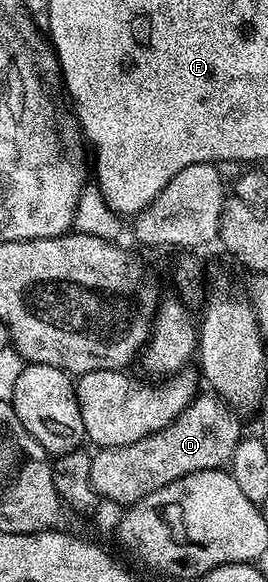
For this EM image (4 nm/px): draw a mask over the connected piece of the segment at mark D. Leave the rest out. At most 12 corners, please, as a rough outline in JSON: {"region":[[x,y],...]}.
{"region":[[199,393],[164,428],[92,458],[99,499],[125,508],[225,467],[244,431]]}

